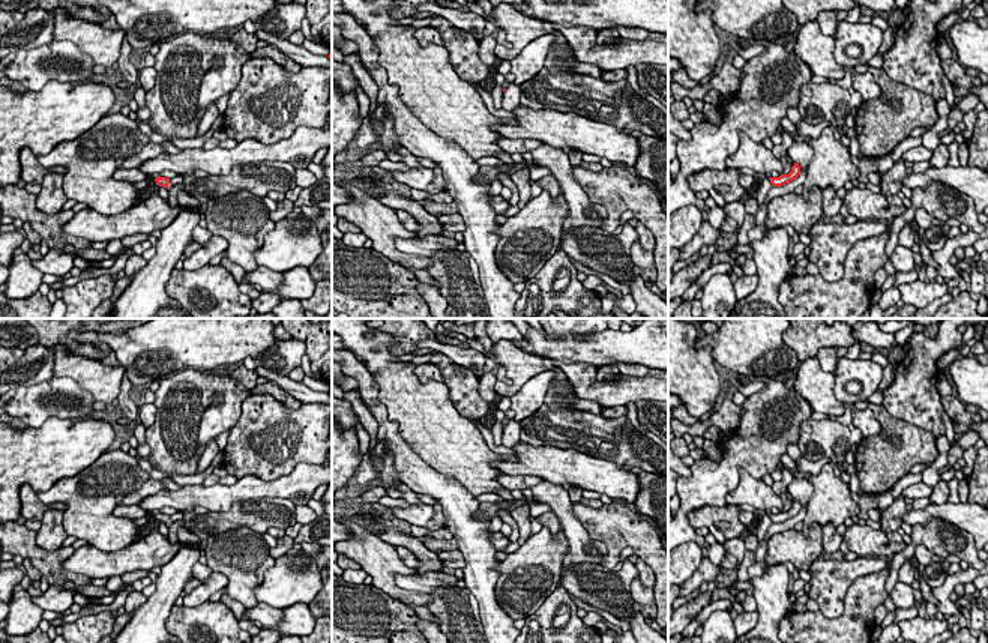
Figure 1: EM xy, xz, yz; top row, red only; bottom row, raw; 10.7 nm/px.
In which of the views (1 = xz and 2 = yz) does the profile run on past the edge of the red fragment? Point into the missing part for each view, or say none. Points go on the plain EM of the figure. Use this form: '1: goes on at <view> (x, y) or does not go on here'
1: does not go on here
2: does not go on here

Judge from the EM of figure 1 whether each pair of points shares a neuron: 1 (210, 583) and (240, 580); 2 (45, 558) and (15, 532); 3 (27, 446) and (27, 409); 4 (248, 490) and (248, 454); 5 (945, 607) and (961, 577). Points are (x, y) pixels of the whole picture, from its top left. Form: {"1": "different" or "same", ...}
{"1": "different", "2": "same", "3": "different", "4": "different", "5": "same"}

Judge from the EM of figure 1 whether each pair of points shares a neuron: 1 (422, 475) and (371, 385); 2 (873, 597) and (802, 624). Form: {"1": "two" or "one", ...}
{"1": "one", "2": "one"}

